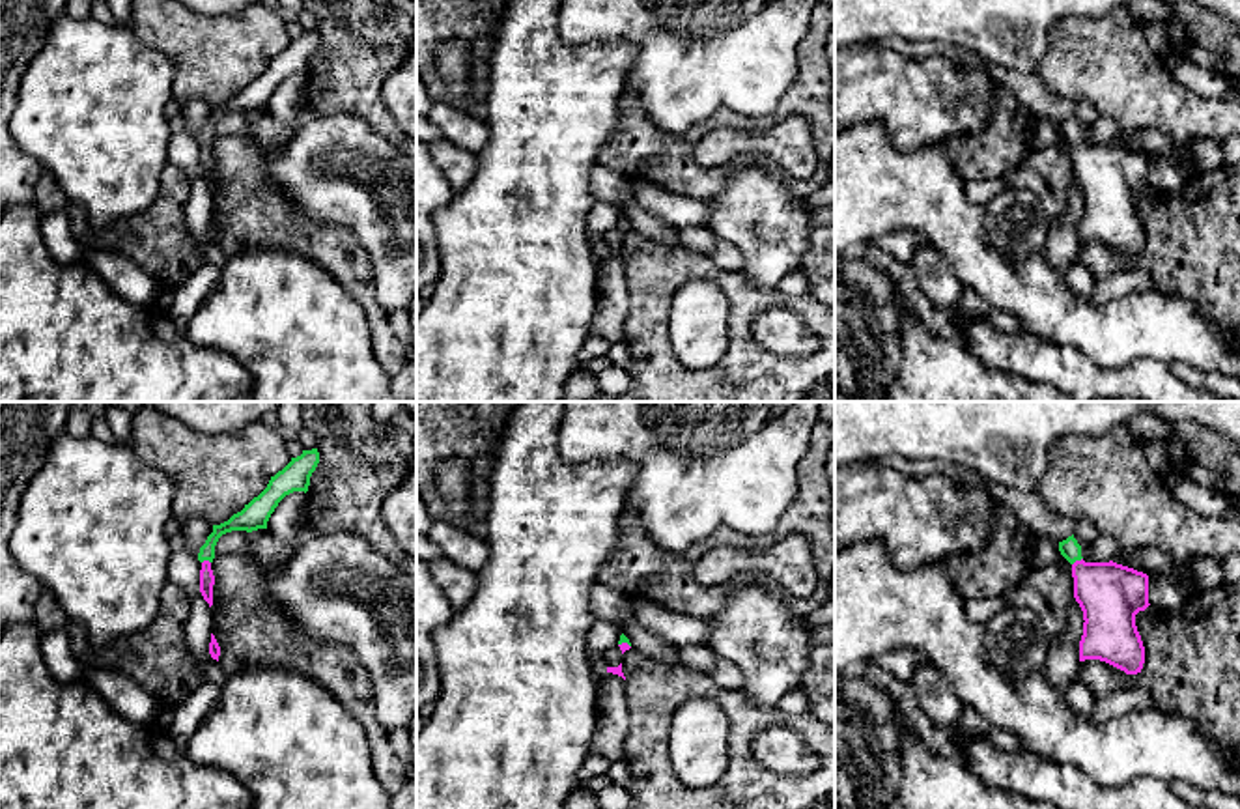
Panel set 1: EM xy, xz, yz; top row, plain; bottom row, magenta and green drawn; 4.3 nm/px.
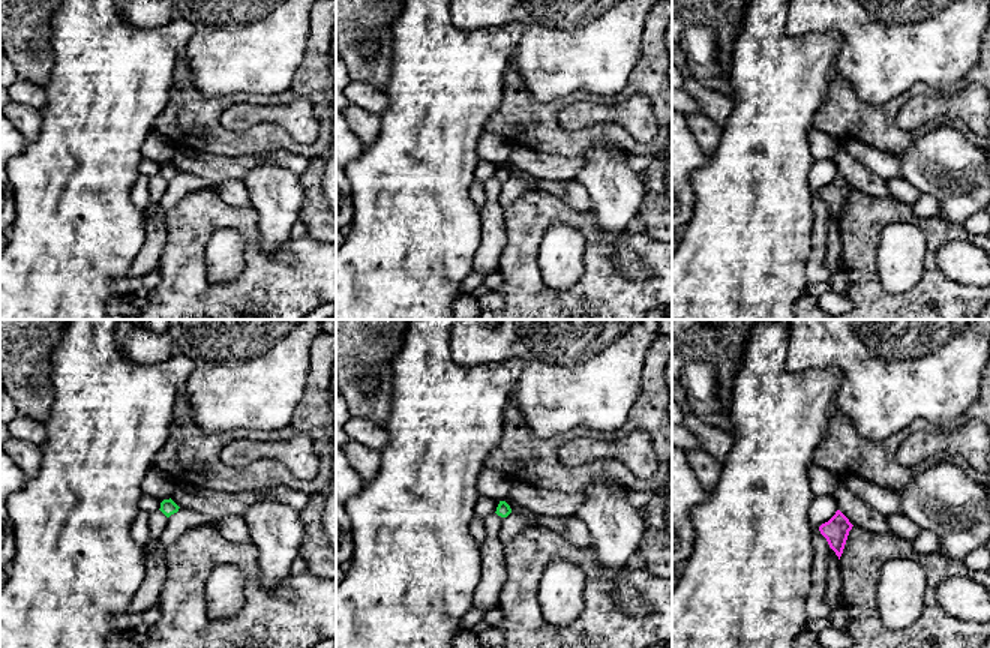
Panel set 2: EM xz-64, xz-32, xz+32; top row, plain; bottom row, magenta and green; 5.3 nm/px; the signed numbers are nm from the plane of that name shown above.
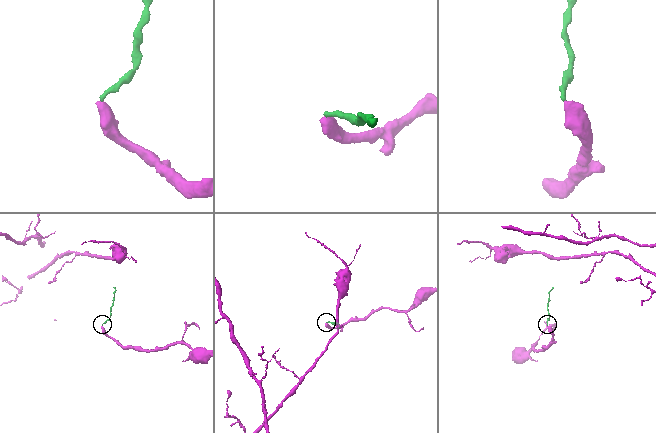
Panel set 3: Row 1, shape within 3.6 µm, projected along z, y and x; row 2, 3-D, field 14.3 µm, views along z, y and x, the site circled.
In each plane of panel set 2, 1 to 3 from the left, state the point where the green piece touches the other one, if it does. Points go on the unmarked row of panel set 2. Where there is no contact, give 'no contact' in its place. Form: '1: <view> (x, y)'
1: no contact
2: no contact
3: no contact

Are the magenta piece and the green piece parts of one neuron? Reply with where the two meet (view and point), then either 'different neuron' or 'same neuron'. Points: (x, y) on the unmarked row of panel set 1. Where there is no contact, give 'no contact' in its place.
contact yz (1076, 142); same neuron

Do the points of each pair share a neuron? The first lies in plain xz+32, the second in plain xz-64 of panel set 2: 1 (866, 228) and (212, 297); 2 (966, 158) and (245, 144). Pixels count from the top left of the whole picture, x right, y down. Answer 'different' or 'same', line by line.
1: same
2: different

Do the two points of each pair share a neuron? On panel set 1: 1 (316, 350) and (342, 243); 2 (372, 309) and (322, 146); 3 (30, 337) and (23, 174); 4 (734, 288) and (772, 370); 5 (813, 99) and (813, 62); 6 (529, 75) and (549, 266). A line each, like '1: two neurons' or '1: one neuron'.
1: two neurons
2: two neurons
3: two neurons
4: one neuron
5: one neuron
6: one neuron

